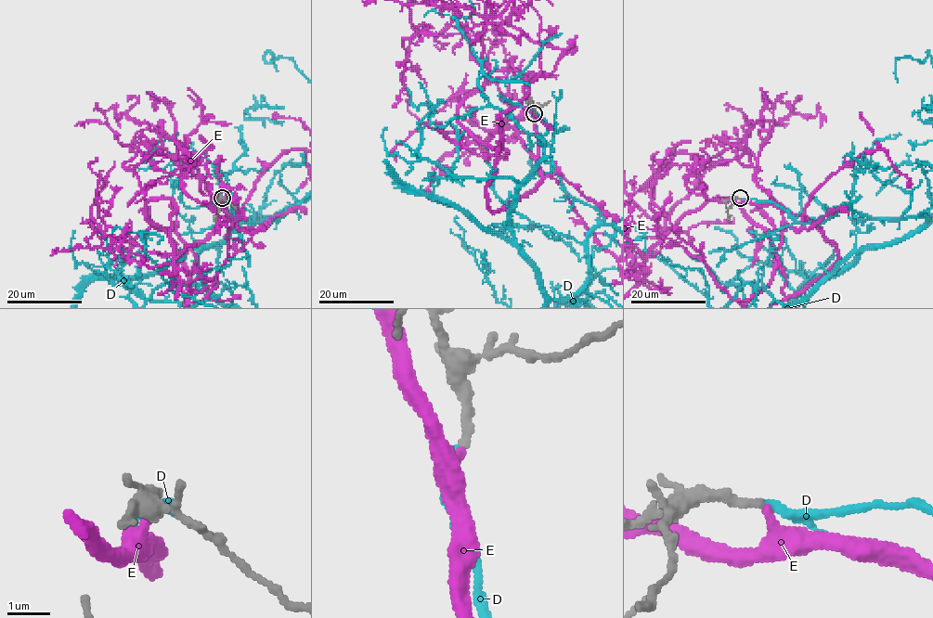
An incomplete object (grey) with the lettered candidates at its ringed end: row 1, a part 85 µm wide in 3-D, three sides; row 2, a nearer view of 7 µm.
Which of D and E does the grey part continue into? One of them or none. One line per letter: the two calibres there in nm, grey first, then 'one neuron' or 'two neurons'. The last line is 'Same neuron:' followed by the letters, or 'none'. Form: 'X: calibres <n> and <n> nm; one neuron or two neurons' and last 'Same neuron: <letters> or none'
D: calibres 240 and 200 nm; one neuron
E: calibres 240 and 260 nm; two neurons
Same neuron: D

